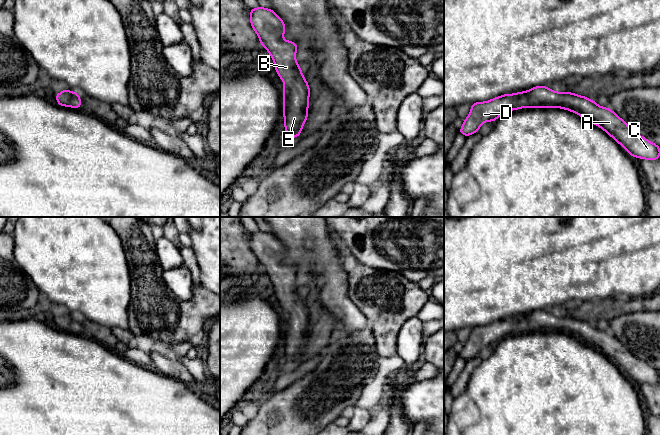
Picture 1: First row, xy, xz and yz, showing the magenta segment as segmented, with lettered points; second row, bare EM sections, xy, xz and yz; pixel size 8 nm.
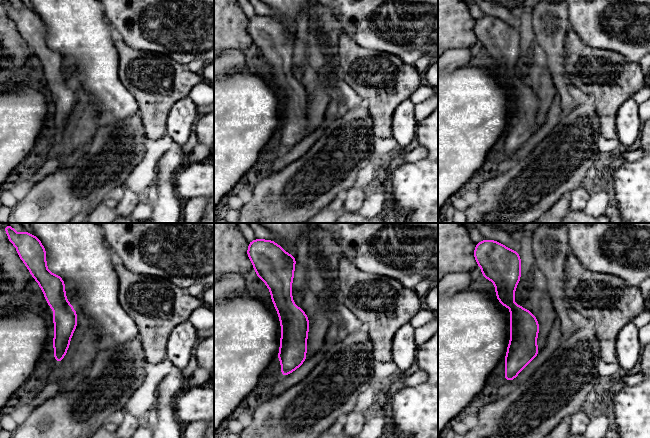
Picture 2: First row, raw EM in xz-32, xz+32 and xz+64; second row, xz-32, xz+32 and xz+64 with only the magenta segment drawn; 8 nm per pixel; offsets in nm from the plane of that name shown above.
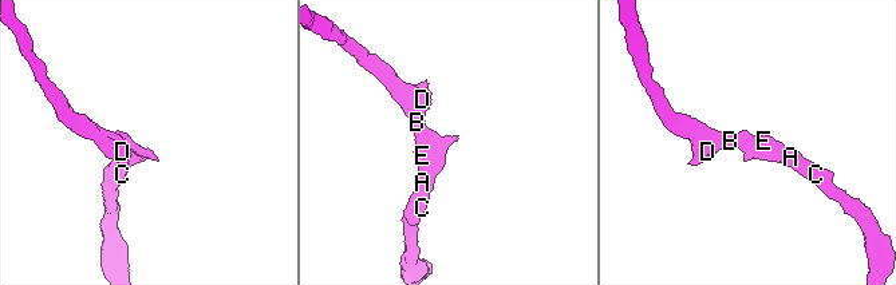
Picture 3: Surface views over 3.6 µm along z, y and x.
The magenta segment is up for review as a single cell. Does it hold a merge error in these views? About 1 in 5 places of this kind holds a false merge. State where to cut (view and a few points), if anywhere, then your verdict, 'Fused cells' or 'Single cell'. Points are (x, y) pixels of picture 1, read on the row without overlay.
No split. Single cell

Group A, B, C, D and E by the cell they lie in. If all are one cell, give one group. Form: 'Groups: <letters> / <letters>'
Groups: A B C D E

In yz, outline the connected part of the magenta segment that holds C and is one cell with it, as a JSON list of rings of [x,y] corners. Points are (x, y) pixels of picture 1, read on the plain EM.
[[[536,310],[529,315],[505,318],[486,326],[471,328],[471,334],[458,355],[469,360],[479,355],[484,346],[495,345],[504,337],[524,331],[562,332],[574,336],[597,349],[618,366],[632,381],[657,384],[660,371],[633,356],[627,347],[610,332],[571,316],[555,316],[547,310]]]

